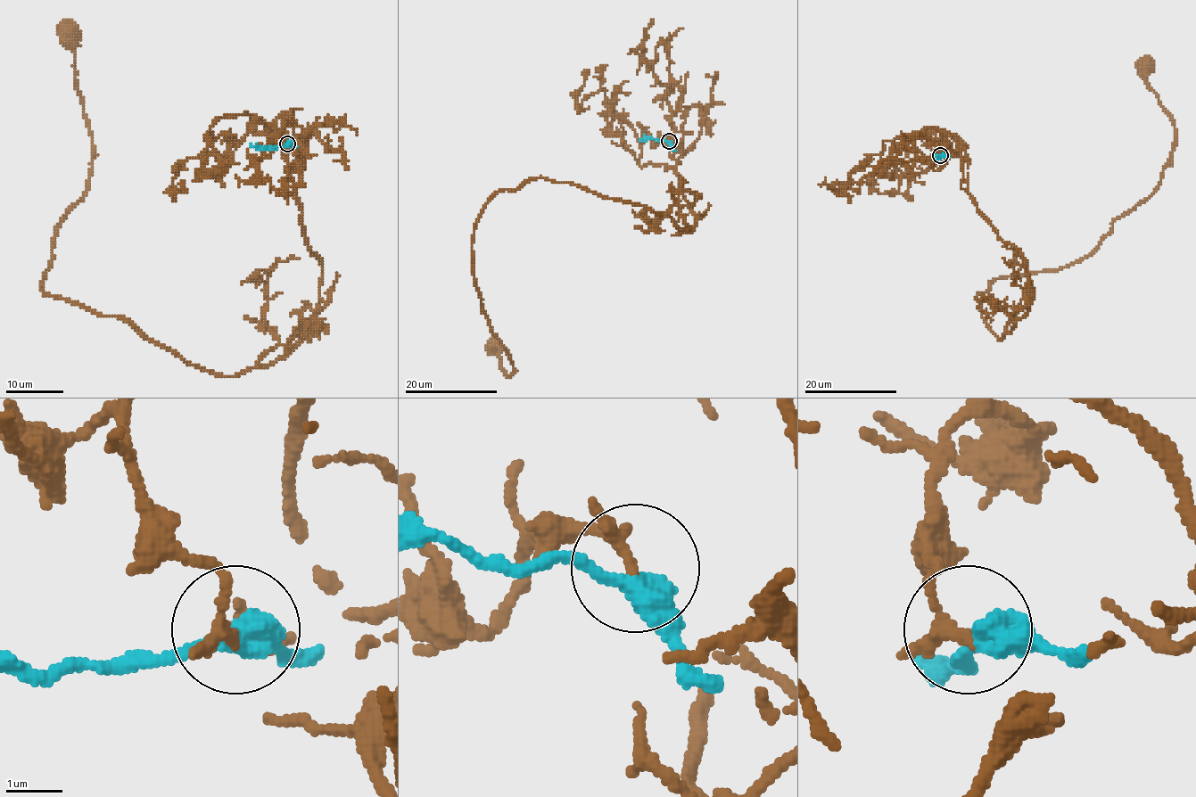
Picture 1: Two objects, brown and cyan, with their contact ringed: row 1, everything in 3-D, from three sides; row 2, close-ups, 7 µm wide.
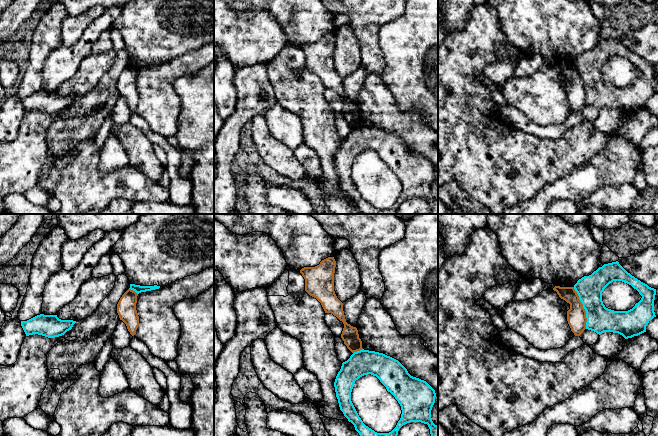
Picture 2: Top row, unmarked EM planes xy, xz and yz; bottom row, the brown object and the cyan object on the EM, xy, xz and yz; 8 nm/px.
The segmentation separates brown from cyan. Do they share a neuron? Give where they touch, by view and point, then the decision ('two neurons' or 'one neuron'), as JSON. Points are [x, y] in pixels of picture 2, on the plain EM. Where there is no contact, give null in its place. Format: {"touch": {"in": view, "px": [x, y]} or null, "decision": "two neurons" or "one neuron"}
{"touch": {"in": "yz", "px": [583, 84]}, "decision": "two neurons"}

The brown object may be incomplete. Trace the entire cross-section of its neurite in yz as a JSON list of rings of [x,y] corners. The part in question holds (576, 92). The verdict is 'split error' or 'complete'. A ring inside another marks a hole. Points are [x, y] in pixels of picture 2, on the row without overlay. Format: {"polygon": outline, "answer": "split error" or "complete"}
{"polygon": [[[555,62],[553,66],[561,75],[570,80],[570,85],[567,87],[567,97],[574,111],[580,112],[586,105],[587,94],[577,68],[574,63]]], "answer": "complete"}

